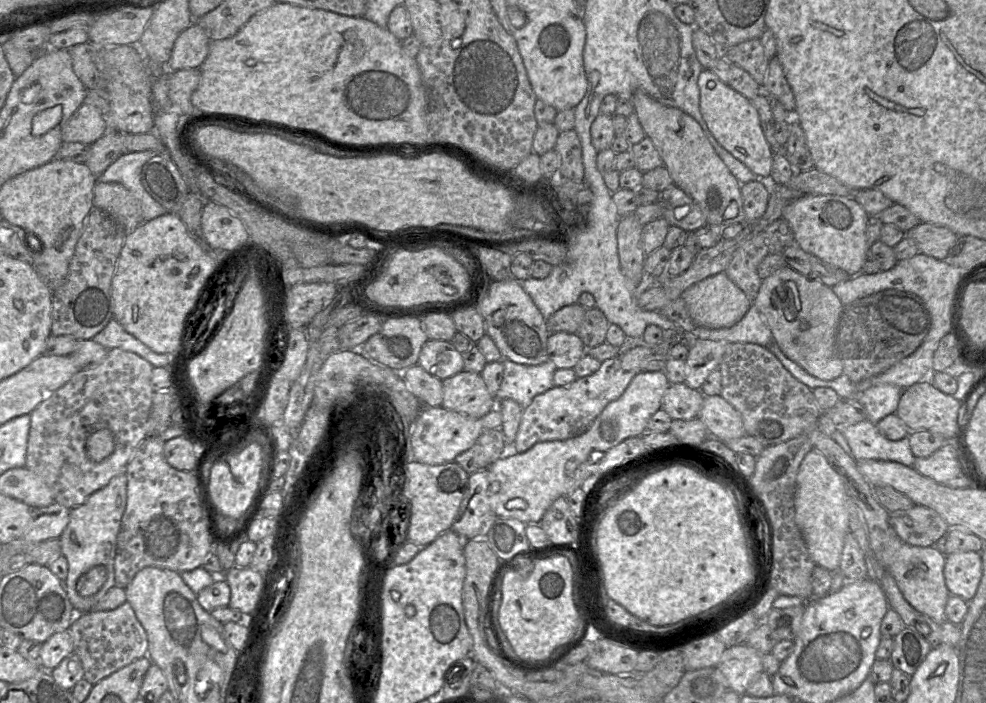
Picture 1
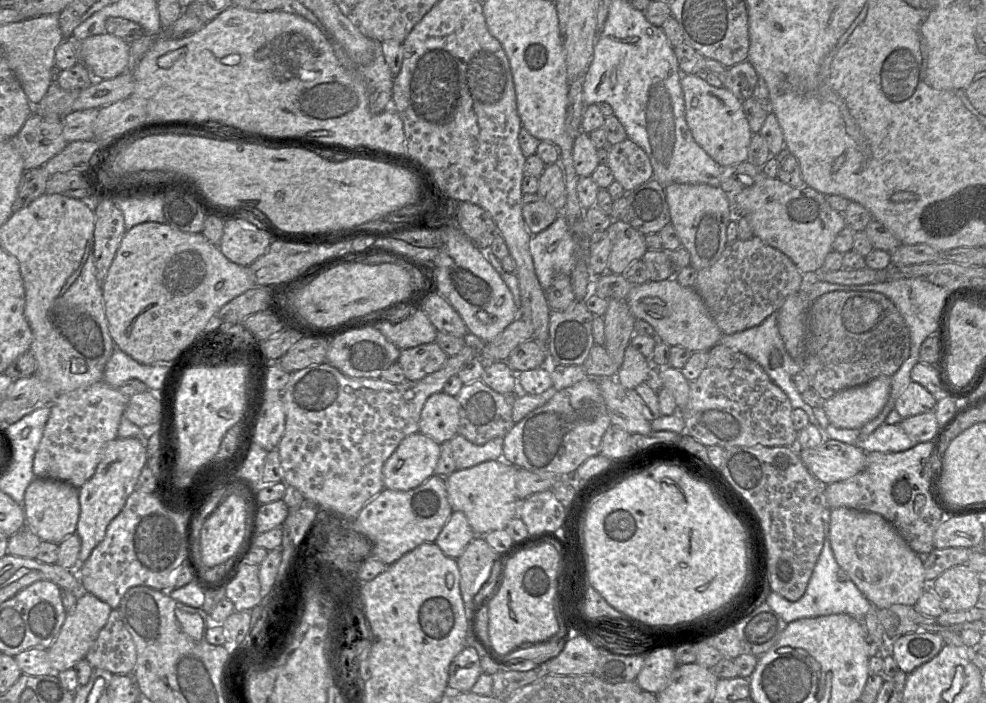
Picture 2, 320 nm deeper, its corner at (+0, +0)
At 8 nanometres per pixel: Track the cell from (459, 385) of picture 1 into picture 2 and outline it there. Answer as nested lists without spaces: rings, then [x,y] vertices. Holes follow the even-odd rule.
[[[445,392],[432,394],[425,402],[419,421],[419,432],[438,444],[458,434],[459,403]]]

